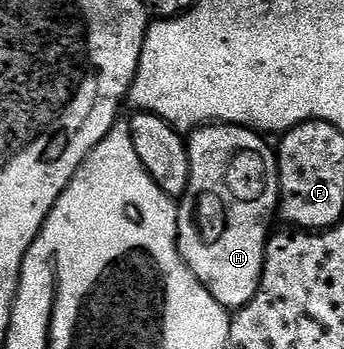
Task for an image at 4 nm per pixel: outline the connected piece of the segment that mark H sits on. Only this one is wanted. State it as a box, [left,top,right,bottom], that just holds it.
[176,122,280,310]

